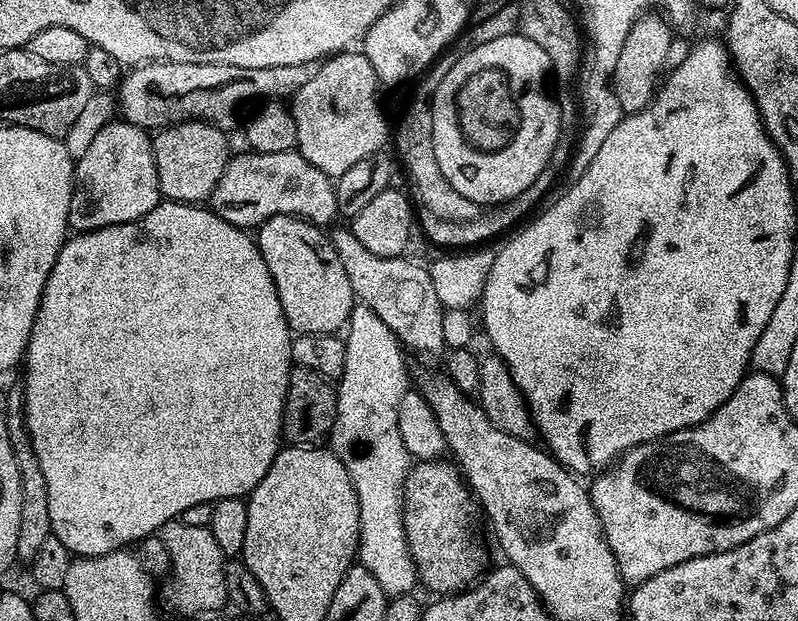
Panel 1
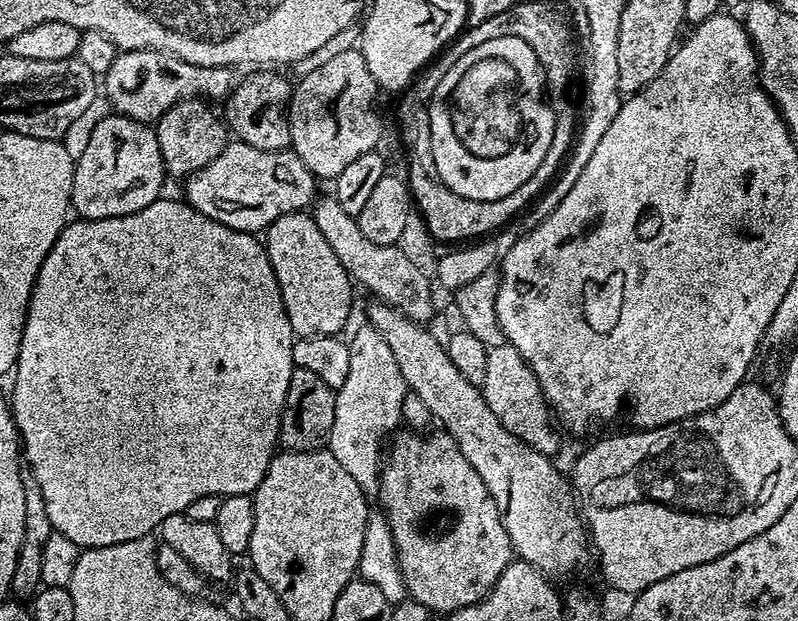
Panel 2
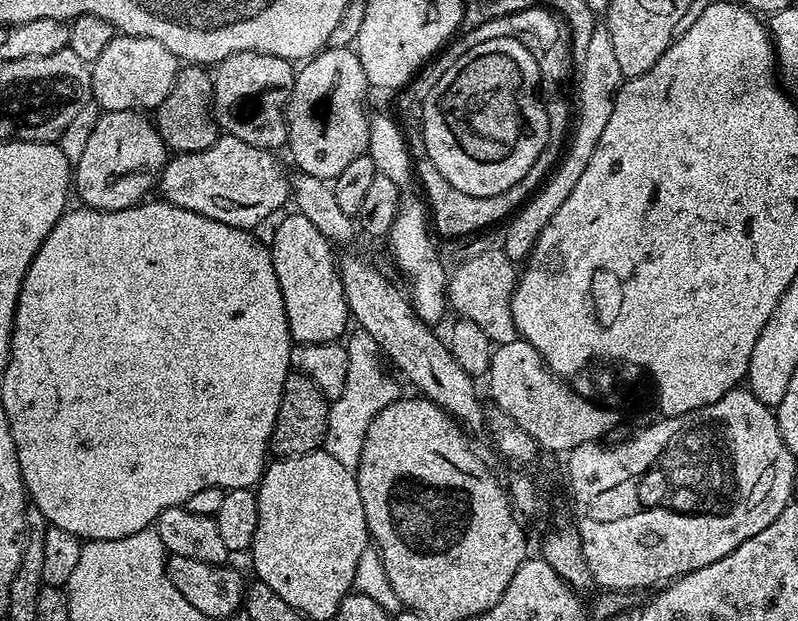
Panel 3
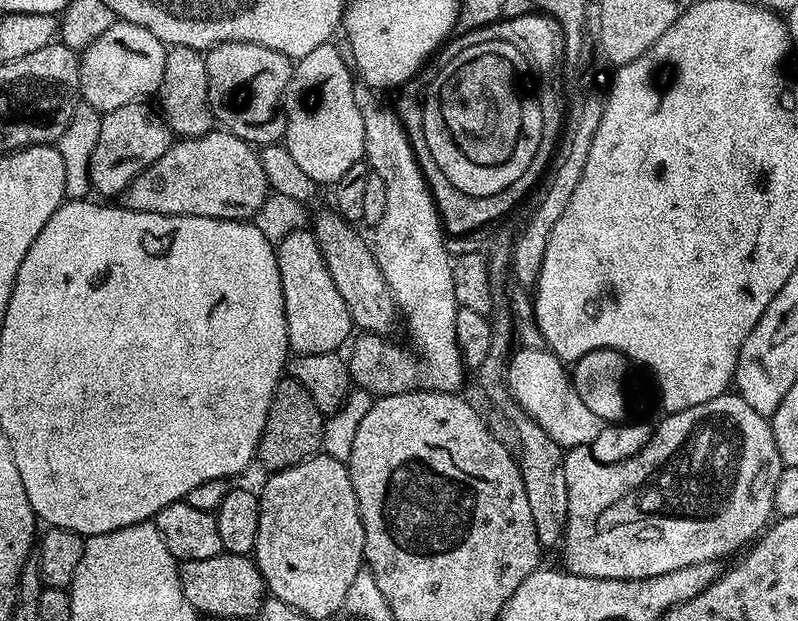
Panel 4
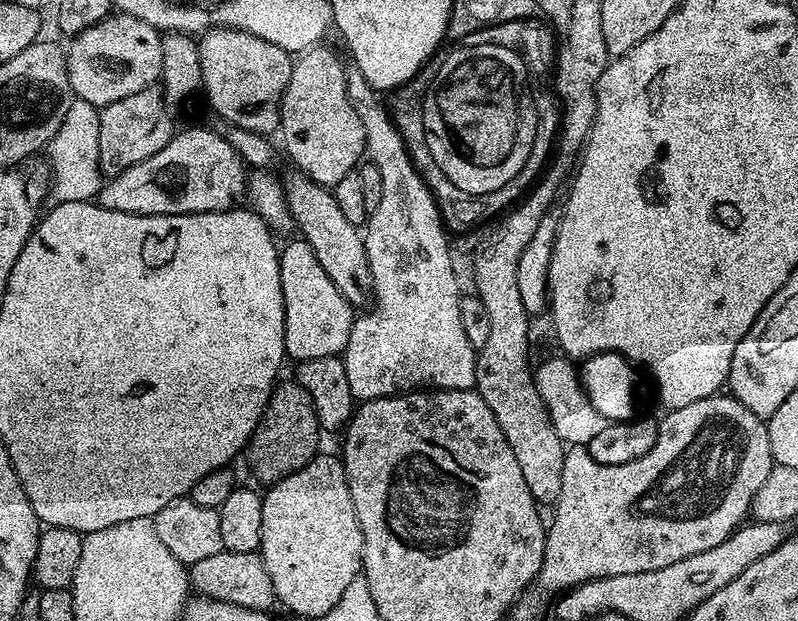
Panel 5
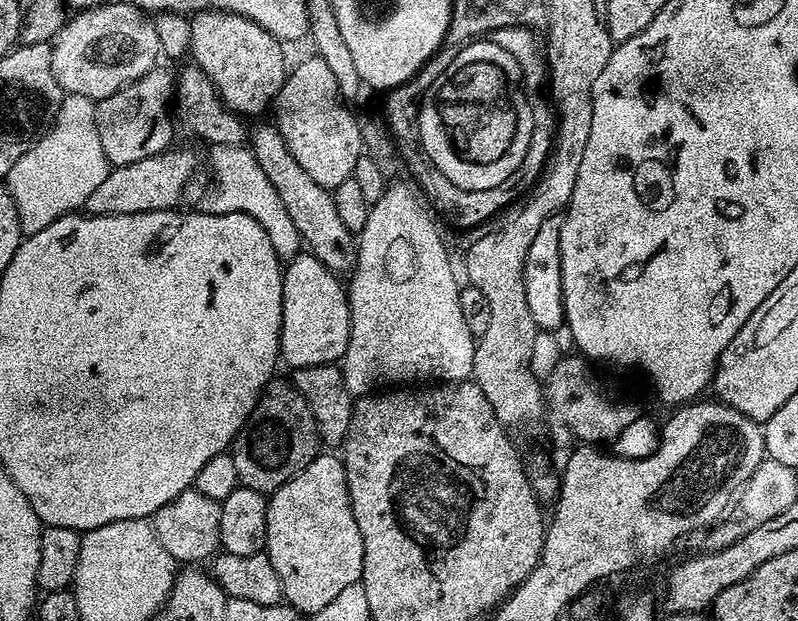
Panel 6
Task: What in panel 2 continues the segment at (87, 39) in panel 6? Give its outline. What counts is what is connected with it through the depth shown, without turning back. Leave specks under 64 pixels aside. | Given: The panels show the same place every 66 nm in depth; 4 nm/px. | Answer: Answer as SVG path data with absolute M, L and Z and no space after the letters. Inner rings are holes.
M133 48L117 51L108 72L102 77L102 92L107 103L111 107L113 104L116 107L113 109L119 115L152 124L160 120L162 114L166 114L166 110L170 110L180 100L203 98L208 102L223 101L234 86L232 72L233 69L228 66L203 68L179 60L168 52L156 52L153 48Z

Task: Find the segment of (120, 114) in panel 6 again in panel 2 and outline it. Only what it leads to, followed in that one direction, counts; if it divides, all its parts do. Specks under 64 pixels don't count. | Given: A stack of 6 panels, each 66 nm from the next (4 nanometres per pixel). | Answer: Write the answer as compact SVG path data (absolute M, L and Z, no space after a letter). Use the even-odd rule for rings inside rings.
M105 114L102 122L94 126L94 134L90 134L90 142L86 142L86 150L75 160L76 169L72 179L71 211L82 220L98 218L118 218L126 214L134 214L155 200L161 199L160 187L166 181L162 152L158 150L156 129L152 124L144 124L129 116Z

